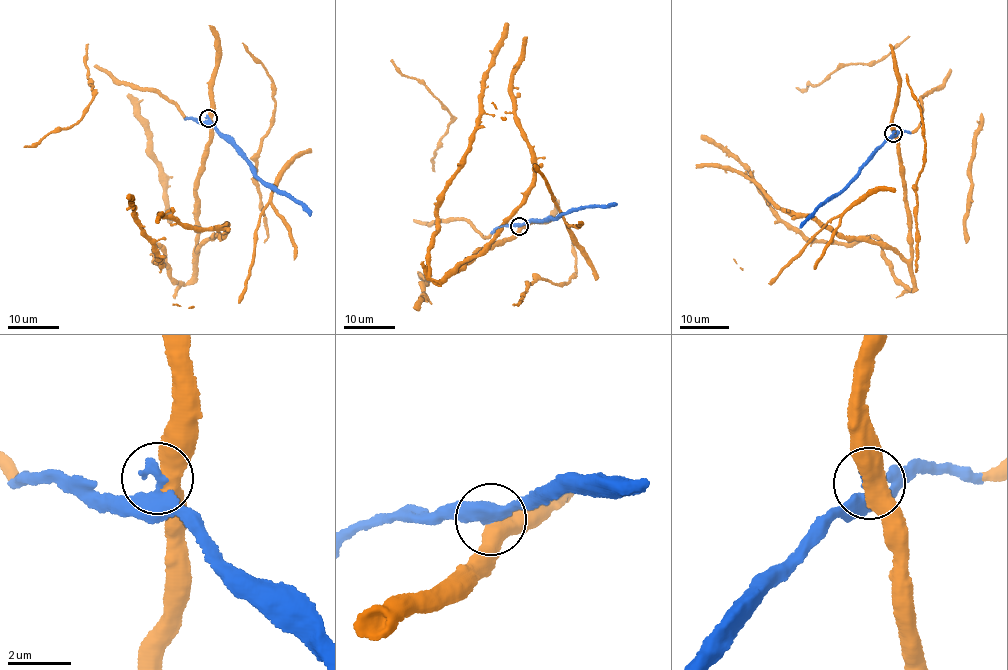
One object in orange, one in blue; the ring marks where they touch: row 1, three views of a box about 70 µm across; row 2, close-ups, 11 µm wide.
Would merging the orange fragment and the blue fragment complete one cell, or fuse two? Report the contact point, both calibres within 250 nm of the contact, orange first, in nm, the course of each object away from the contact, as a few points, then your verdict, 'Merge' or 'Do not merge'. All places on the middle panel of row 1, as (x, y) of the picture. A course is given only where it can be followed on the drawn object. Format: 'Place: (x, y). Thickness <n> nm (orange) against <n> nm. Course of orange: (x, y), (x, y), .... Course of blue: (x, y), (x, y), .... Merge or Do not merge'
Place: (519, 226). Thickness 500 nm (orange) against 500 nm. Course of orange: (519, 227), (443, 281), (430, 277), (429, 252), (439, 232), (441, 195), (474, 131), (491, 53), (507, 22). Course of blue: (519, 226), (529, 221), (555, 220), (562, 212), (615, 203). Merge

